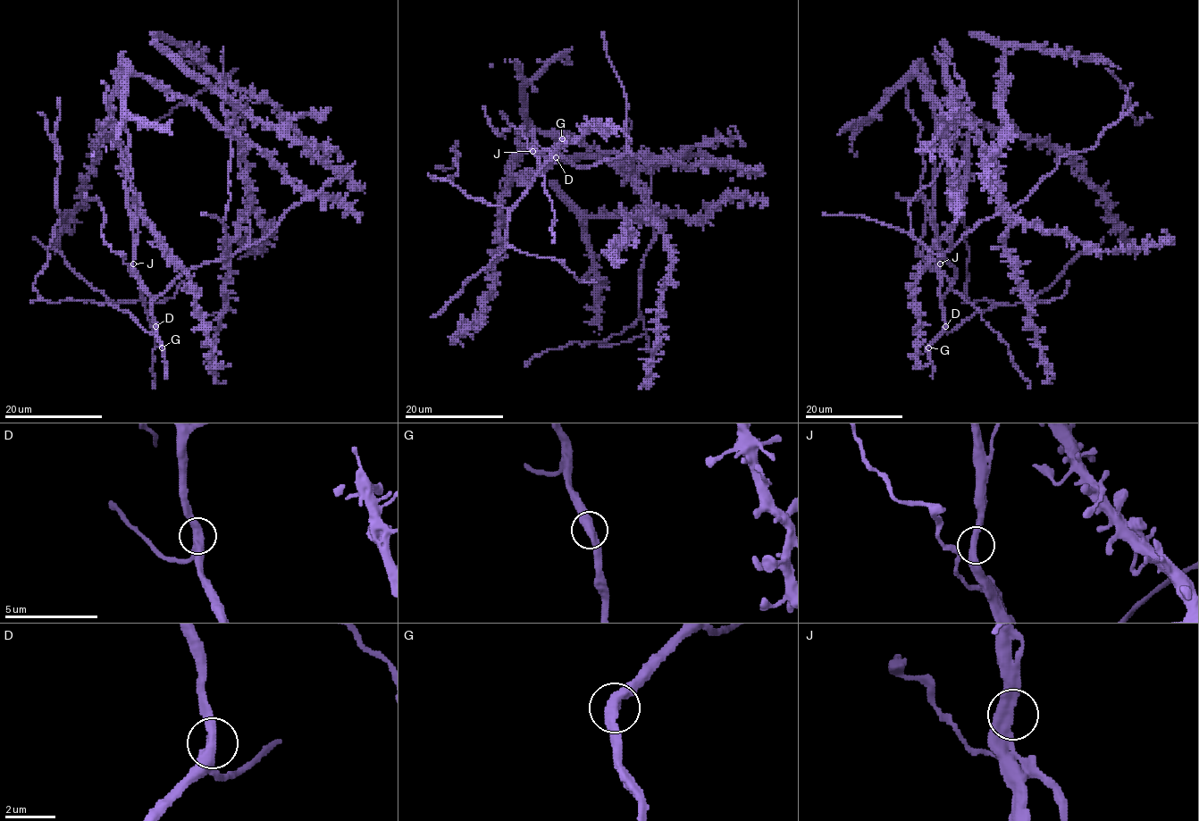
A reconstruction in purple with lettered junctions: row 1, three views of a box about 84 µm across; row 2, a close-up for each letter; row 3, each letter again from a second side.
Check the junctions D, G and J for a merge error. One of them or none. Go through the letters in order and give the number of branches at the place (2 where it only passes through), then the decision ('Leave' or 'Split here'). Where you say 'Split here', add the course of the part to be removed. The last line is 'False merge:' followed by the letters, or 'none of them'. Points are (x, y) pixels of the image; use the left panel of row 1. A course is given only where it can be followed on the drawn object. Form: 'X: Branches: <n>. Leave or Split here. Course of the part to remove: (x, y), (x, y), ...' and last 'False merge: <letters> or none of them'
D: Branches: 2. Leave
G: Branches: 2. Leave
J: Branches: 2. Split here. Course of the part to remove: (133, 263), (138, 229), (132, 169), (122, 157), (116, 125), (106, 107), (108, 87), (104, 80)
False merge: J

